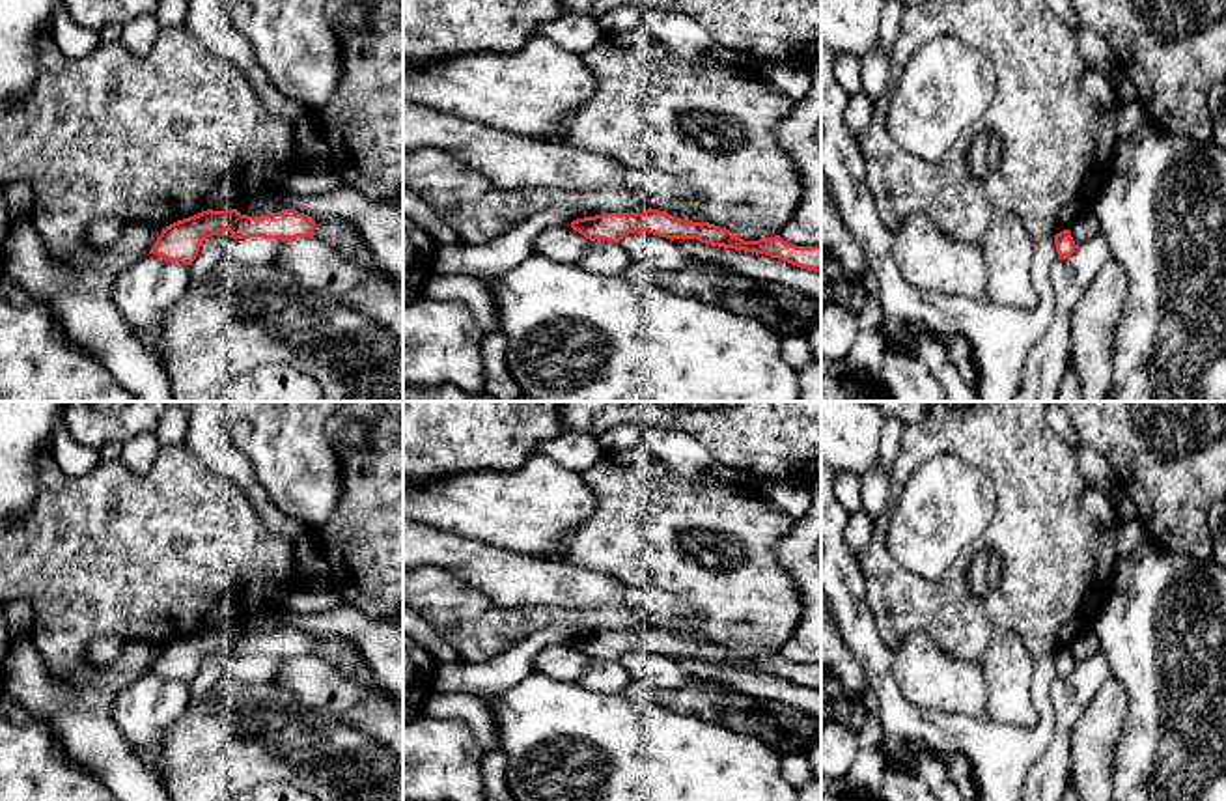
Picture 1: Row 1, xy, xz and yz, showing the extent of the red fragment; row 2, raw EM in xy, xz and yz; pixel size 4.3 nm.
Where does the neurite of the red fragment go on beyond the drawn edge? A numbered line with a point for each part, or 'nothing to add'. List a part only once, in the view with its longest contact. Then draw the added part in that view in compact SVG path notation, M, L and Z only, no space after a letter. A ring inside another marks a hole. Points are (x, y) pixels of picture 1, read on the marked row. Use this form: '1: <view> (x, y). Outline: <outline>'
nothing to add

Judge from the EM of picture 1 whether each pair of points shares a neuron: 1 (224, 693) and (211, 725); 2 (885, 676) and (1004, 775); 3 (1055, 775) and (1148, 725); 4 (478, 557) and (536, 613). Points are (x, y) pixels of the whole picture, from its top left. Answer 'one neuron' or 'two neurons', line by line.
1: one neuron
2: one neuron
3: two neurons
4: two neurons

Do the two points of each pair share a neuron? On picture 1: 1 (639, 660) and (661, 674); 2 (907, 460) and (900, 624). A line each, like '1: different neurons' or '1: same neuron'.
1: same neuron
2: same neuron

